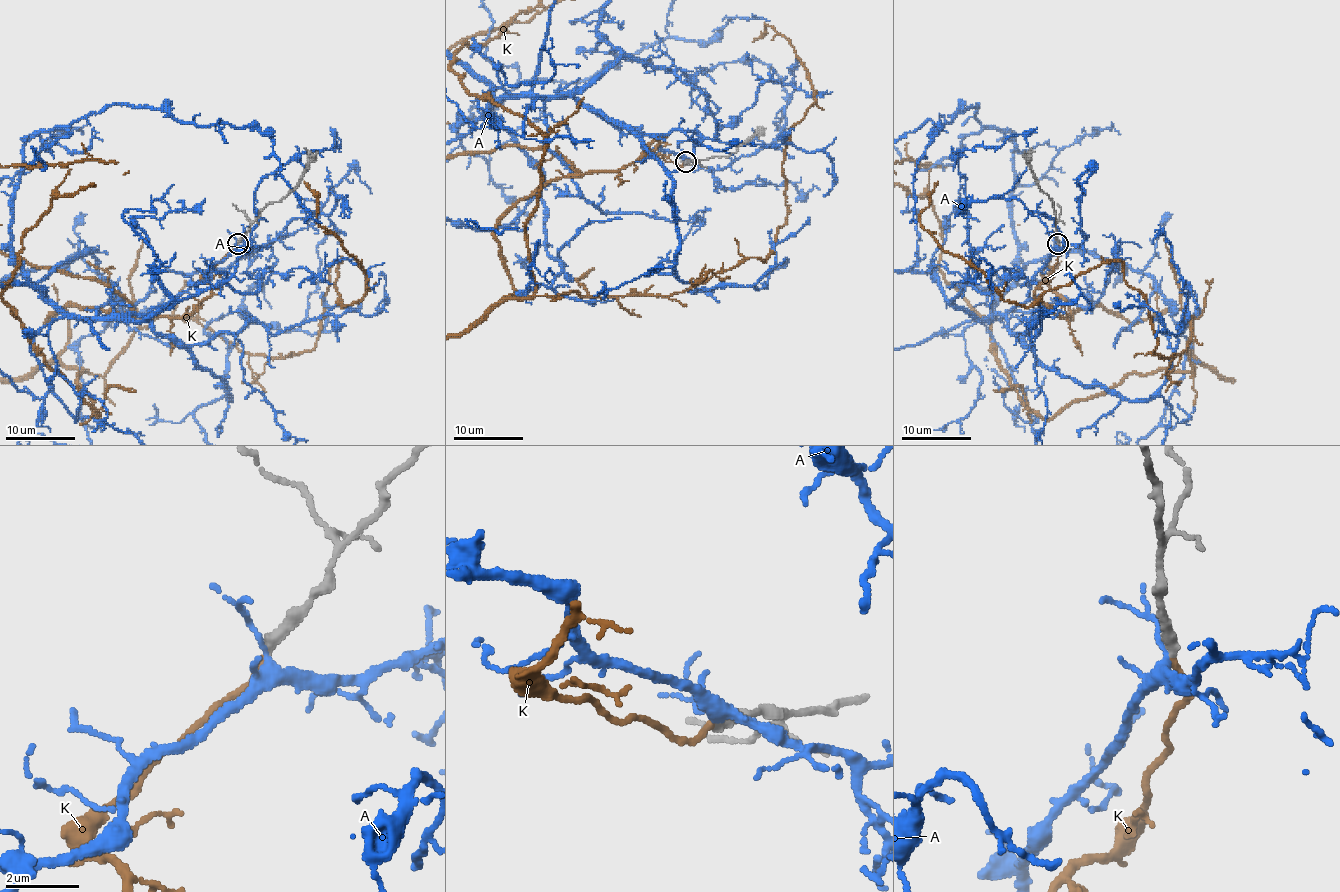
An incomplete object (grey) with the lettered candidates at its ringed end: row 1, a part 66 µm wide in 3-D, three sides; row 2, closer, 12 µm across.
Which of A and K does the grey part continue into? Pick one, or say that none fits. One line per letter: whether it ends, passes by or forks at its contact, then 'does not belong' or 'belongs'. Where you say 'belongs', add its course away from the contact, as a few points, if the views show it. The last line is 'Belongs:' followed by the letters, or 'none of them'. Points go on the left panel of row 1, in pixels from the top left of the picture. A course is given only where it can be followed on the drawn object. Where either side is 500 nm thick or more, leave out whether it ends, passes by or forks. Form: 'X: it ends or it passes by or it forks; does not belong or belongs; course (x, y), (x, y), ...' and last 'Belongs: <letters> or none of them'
A: it forks; does not belong
K: it ends; belongs
Belongs: K

